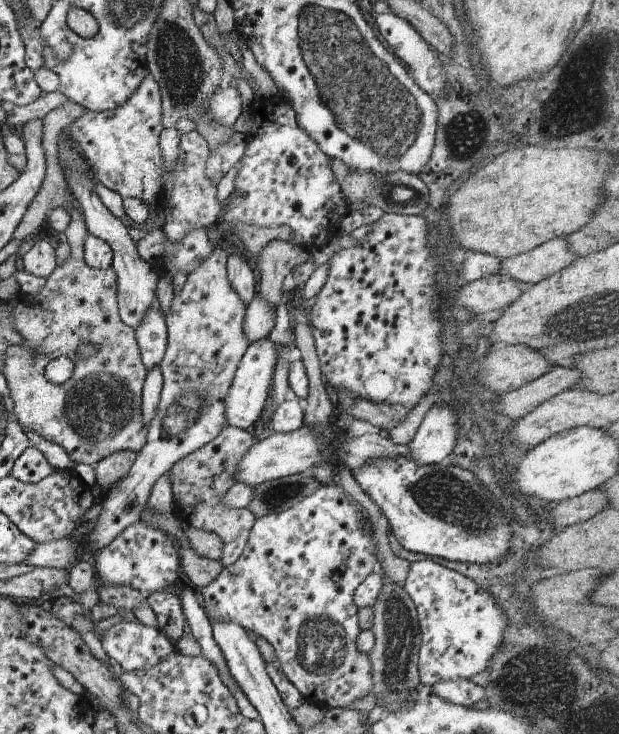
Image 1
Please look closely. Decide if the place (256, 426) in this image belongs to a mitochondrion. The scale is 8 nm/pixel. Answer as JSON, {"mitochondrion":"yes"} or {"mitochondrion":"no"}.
{"mitochondrion":"no"}

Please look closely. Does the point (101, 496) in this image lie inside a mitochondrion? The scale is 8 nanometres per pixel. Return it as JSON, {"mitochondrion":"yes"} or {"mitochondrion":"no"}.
{"mitochondrion":"no"}

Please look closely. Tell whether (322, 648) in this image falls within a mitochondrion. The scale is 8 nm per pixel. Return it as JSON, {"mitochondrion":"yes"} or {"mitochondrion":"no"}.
{"mitochondrion":"yes"}

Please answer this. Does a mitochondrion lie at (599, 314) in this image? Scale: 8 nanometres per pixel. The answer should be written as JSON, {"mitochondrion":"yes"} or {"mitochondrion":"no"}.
{"mitochondrion":"yes"}

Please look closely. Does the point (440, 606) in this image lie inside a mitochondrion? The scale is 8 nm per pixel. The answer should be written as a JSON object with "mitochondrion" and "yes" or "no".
{"mitochondrion":"no"}

